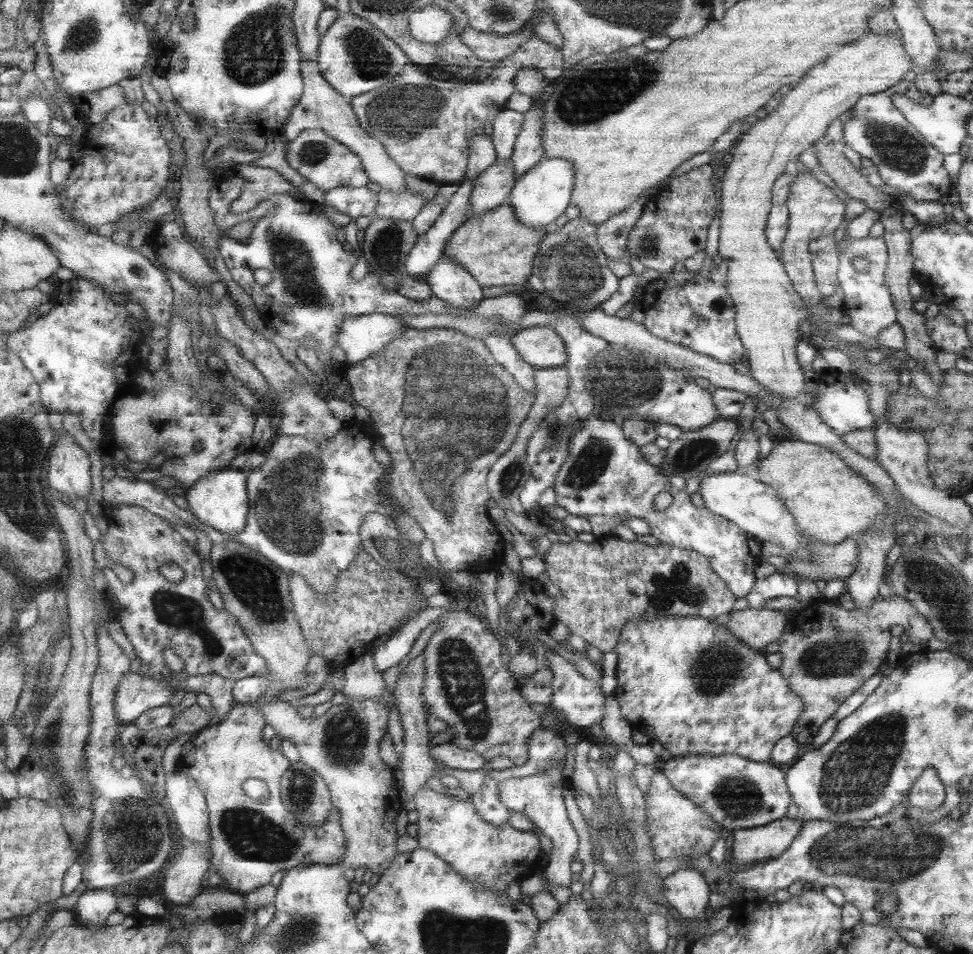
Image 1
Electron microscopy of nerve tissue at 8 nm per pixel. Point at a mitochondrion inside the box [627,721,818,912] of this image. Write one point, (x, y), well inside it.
(737, 795)

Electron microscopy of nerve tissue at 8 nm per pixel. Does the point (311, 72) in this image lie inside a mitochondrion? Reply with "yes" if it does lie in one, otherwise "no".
no

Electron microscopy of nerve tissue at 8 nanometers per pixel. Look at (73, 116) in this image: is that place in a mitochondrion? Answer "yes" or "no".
no

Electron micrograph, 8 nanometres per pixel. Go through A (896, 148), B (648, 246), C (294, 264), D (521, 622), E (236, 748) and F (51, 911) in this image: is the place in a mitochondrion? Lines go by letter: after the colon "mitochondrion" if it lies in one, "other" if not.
A: mitochondrion
B: mitochondrion
C: mitochondrion
D: other
E: other
F: other

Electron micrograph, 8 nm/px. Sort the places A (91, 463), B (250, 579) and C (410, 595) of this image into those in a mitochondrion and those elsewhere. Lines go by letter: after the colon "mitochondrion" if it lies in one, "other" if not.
A: other
B: mitochondrion
C: other

